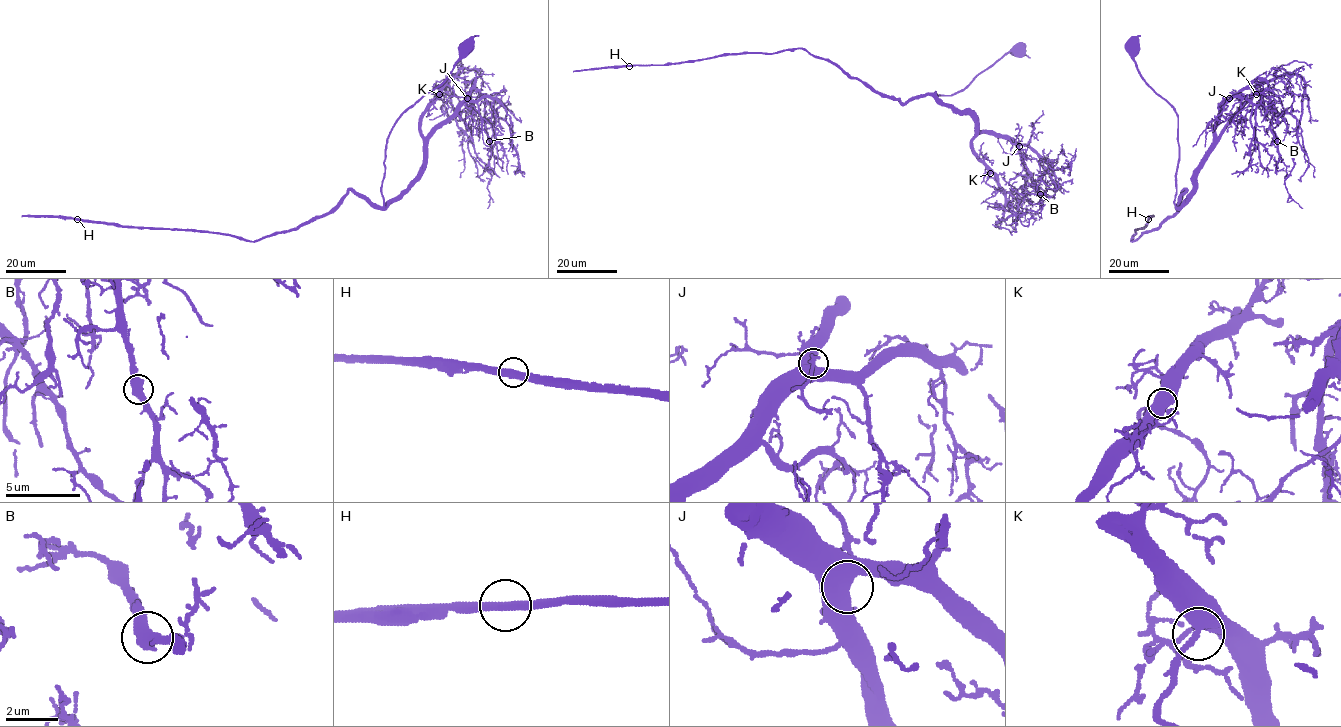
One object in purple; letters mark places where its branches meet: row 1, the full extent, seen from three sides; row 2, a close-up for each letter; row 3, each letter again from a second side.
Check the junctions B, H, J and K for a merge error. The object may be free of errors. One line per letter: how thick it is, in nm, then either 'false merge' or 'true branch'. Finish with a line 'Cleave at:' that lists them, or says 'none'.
B: 550 nm thick; true branch
H: 360 nm thick; true branch
J: 600 nm thick; true branch
K: 440 nm thick; true branch
Cleave at: none

